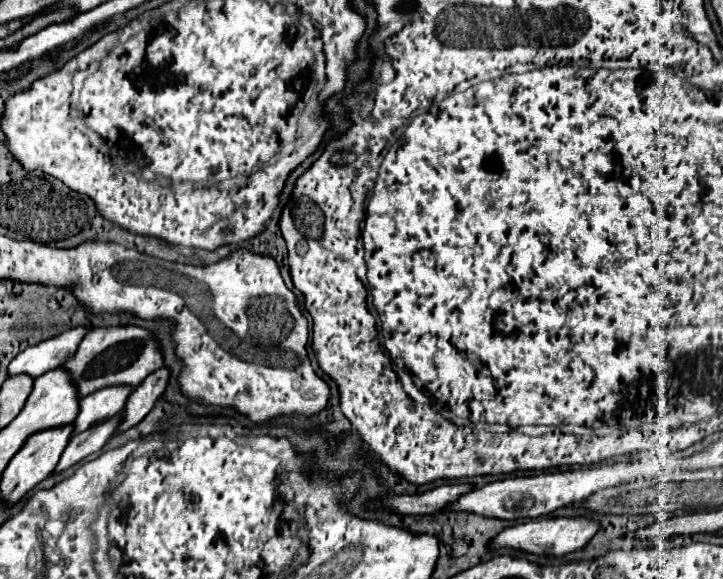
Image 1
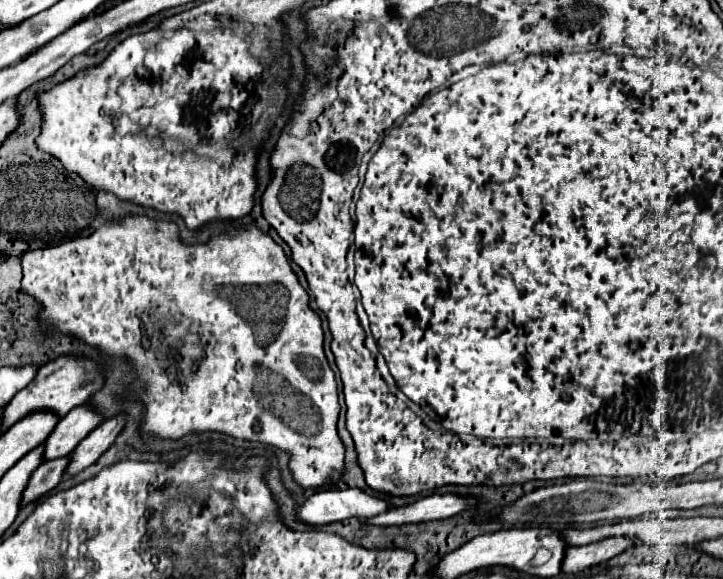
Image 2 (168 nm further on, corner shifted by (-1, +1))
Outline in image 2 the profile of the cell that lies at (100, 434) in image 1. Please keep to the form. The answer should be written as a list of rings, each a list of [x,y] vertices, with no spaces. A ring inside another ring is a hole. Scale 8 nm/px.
[[[58,457],[58,459],[50,459],[50,461],[44,461],[38,471],[34,471],[34,477],[30,477],[30,483],[24,491],[24,497],[22,497],[22,505],[38,499],[40,495],[48,493],[50,489],[54,489],[60,479],[64,477],[66,469],[70,465],[70,457]]]

